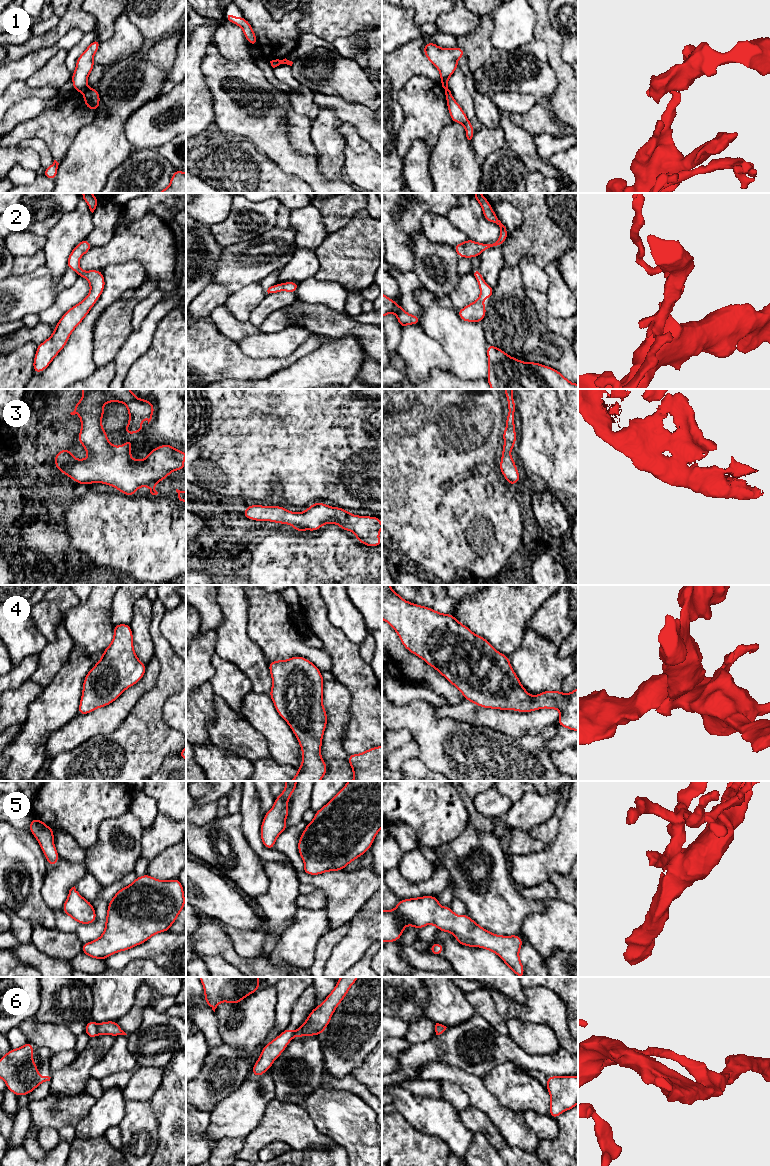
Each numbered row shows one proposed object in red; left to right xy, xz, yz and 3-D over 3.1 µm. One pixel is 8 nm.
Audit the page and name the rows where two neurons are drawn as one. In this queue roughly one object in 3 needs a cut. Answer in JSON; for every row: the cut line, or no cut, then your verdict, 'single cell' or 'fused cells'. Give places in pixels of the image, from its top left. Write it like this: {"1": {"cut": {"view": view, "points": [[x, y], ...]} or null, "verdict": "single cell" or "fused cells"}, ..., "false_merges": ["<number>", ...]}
{"1": {"cut": {"view": "xy", "points": [[87, 88], [83, 92]]}, "verdict": "fused cells"}, "2": {"cut": null, "verdict": "single cell"}, "3": {"cut": null, "verdict": "single cell"}, "4": {"cut": null, "verdict": "single cell"}, "5": {"cut": null, "verdict": "single cell"}, "6": {"cut": {"view": "xy", "points": [[97, 1024], [97, 1032], [99, 1034]]}, "verdict": "fused cells"}, "false_merges": ["1", "6"]}

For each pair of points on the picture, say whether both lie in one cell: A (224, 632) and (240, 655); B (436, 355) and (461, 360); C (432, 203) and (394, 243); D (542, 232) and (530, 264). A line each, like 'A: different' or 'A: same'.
A: same
B: different
C: same
D: different

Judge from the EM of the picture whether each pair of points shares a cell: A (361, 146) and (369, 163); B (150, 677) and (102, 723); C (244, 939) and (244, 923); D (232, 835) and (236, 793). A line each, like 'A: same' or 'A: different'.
A: different
B: same
C: different
D: different

